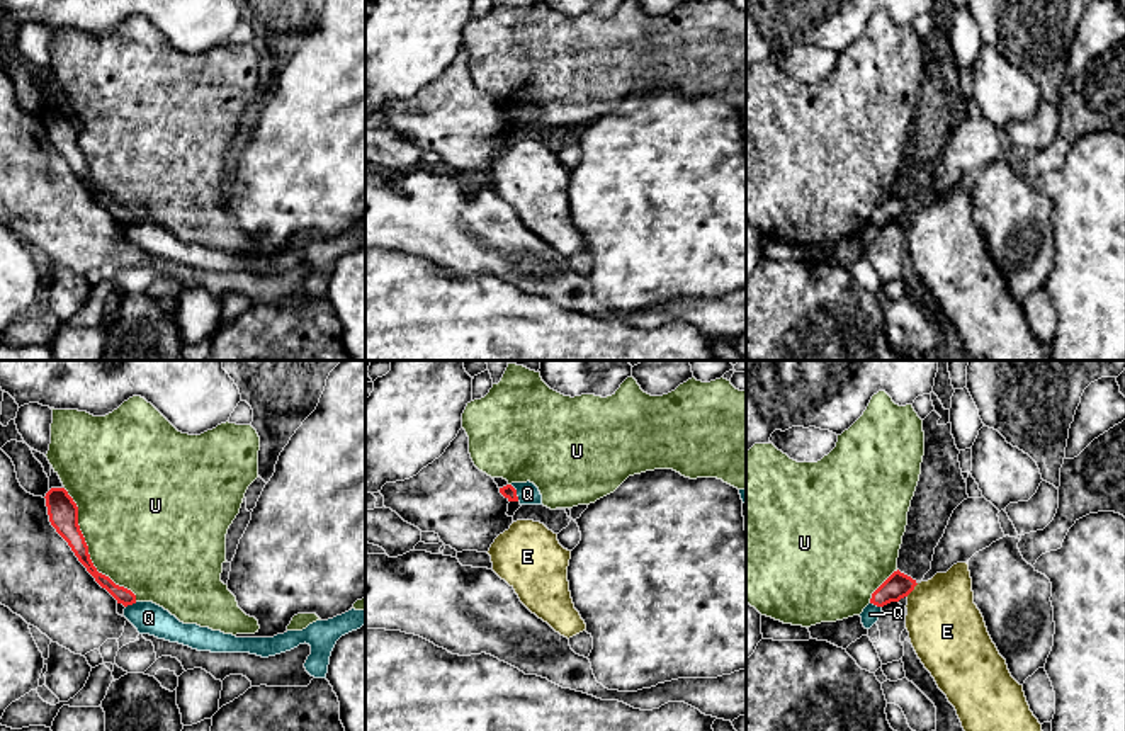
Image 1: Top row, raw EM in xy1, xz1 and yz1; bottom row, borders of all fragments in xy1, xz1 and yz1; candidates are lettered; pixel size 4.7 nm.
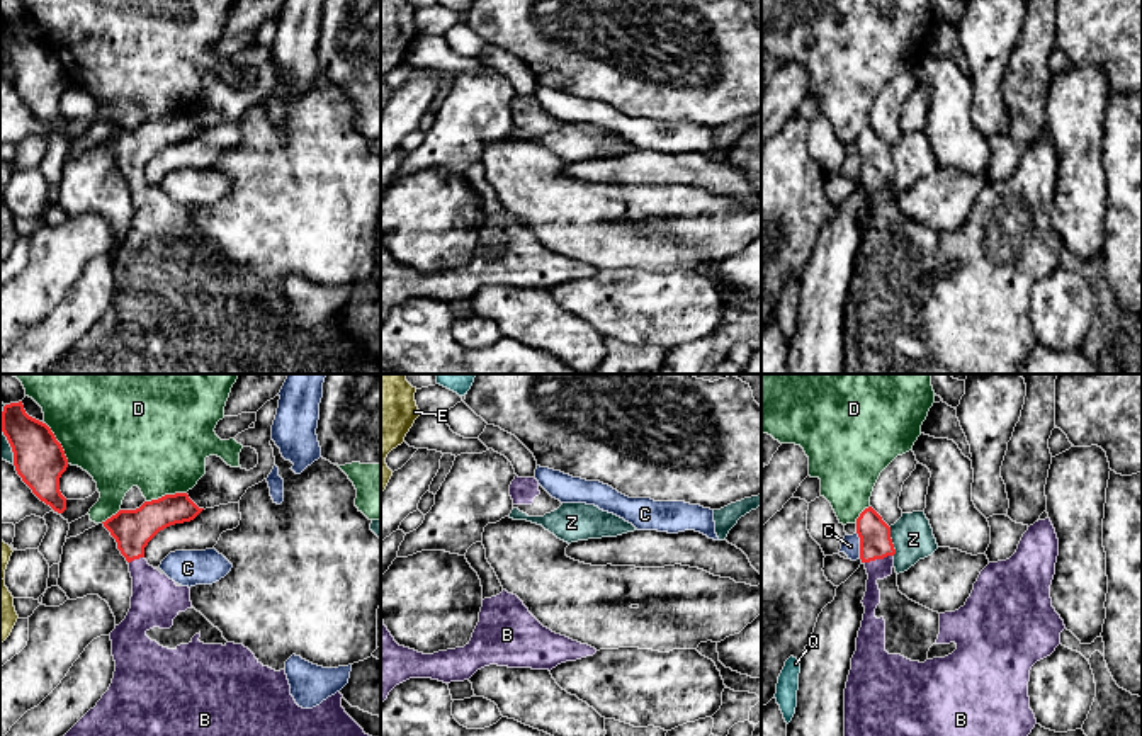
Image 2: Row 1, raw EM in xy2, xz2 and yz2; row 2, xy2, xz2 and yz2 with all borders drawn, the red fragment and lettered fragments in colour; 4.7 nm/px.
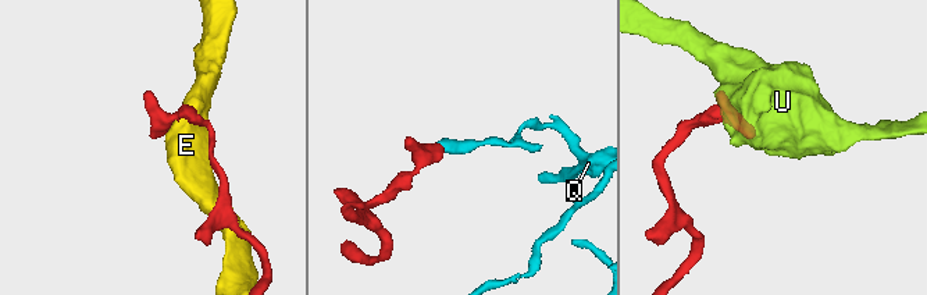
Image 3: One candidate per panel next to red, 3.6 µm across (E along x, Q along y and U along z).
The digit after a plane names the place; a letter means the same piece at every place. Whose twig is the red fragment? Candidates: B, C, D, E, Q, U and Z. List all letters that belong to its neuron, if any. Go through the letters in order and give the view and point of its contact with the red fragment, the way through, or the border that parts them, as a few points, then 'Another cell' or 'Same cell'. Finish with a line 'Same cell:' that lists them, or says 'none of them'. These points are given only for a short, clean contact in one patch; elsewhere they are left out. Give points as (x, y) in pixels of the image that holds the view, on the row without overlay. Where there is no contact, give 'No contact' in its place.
B: Touches red at yz2 (877, 177). Path across: yz2 (876, 162), (877, 177), (881, 187). Same cell
C: Touches red at yz2 (860, 165). Boundary: yz2 (857, 152), (860, 177). Another cell
D: Touches red at xy2 (58, 62). Another cell
E: Touches red at yz1 (911, 209). Another cell
Q: Touches red at xz1 (515, 113). Boundary: xz1 (510, 104), (519, 119). Another cell
U: Touches red at xy1 (87, 170). Another cell
Z: Touches red at yz2 (891, 160). Another cell
Same cell: B

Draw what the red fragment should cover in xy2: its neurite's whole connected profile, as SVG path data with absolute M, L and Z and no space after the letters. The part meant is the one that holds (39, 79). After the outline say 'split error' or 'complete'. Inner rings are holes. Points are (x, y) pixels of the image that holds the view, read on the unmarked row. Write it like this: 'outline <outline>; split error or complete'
outline M19 20L3 25L2 51L12 66L17 93L41 121L63 133L66 117L59 110L59 97L68 78L51 48L29 36Z; complete

